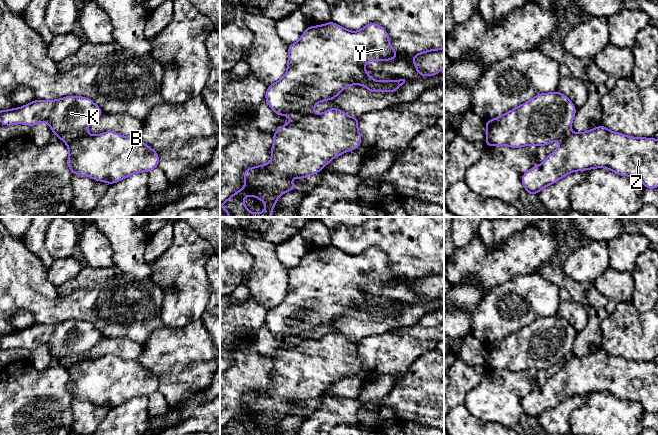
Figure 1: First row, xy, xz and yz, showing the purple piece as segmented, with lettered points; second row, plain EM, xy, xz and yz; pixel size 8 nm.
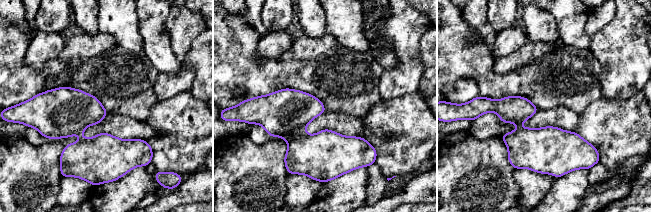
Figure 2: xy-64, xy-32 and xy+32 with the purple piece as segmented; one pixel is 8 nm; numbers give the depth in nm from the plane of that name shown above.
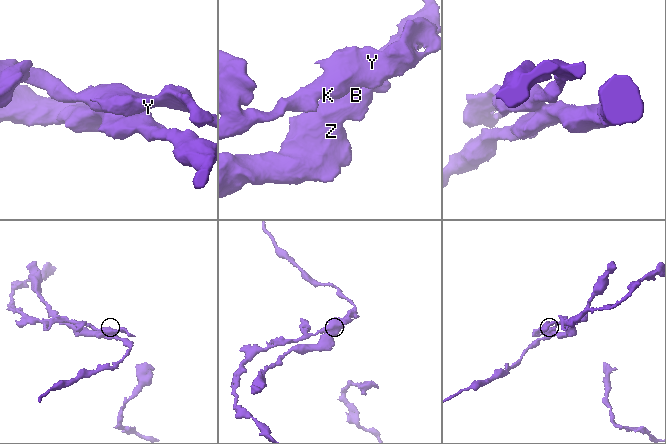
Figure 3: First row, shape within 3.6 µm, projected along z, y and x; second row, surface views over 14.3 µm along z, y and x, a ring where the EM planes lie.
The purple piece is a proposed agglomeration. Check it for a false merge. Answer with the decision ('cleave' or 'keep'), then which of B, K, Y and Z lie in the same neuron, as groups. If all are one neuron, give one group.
cleave; B Z / K Y

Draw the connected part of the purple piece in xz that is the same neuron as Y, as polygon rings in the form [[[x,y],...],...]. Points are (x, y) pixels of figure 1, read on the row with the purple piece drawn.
[[[333,21],[308,26],[297,42],[288,45],[286,74],[268,86],[264,99],[275,114],[295,117],[313,111],[319,102],[333,100],[348,85],[363,85],[372,93],[396,92],[405,83],[404,79],[376,81],[366,72],[364,64],[376,60],[390,61],[398,54],[390,44],[387,30],[376,23],[369,23],[356,32]]]

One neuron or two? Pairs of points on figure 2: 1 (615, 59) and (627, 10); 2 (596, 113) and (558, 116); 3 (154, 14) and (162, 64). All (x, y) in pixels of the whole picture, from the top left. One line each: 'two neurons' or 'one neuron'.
1: one neuron
2: two neurons
3: one neuron

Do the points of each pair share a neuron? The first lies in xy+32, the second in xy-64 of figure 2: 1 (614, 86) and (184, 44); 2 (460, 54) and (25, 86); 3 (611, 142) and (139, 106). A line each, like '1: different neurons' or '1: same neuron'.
1: same neuron
2: same neuron
3: different neurons

